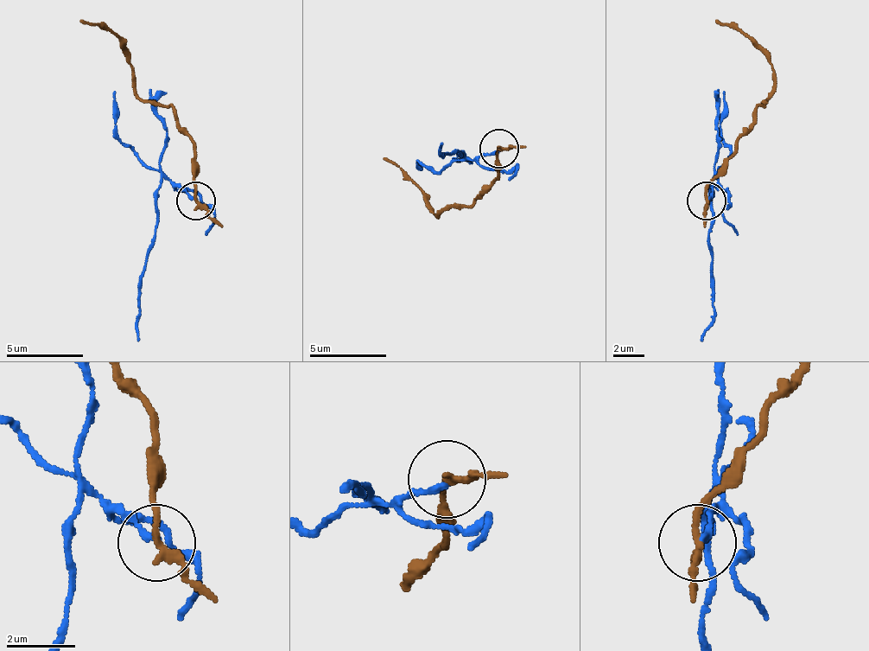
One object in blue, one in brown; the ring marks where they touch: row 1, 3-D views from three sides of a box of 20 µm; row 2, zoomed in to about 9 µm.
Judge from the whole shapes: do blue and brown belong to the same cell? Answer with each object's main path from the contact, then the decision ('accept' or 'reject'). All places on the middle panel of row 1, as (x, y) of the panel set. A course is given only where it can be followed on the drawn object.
blue via (497, 151), (471, 159), (459, 156), (444, 156), (444, 143) | brown via (497, 148), (497, 178), (474, 201), (455, 205), (440, 217), (428, 198), (382, 159) | reject

